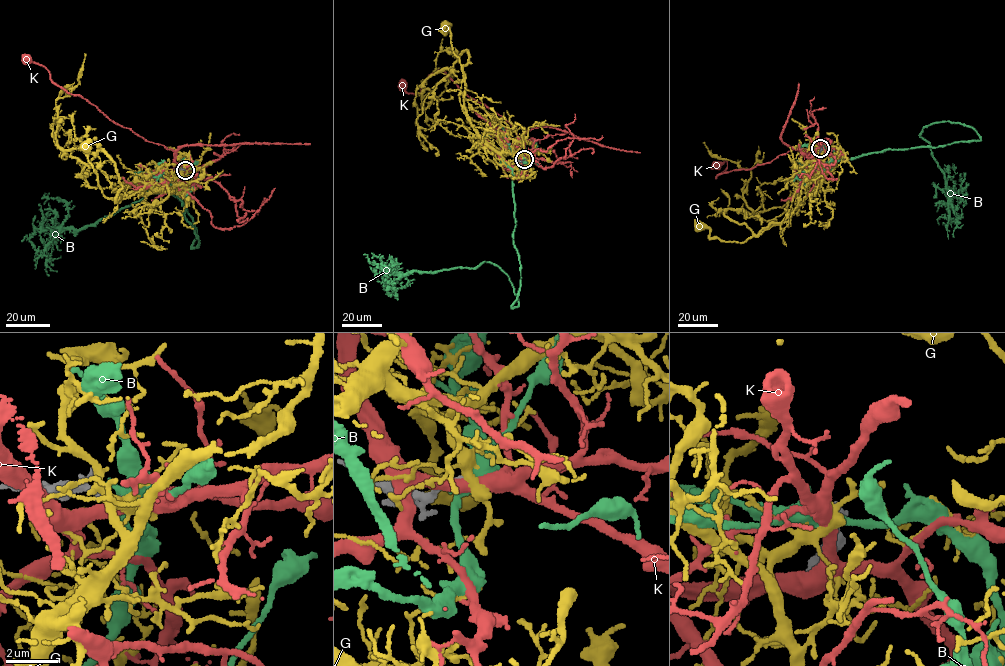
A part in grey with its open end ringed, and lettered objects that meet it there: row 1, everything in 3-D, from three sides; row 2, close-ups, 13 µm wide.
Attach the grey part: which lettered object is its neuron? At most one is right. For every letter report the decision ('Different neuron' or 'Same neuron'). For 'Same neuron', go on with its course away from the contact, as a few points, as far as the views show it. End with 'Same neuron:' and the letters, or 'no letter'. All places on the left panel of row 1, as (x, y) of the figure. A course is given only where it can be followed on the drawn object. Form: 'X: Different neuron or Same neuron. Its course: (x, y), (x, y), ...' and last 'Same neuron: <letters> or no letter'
B: Different neuron
G: Different neuron
K: Different neuron
Same neuron: no letter

